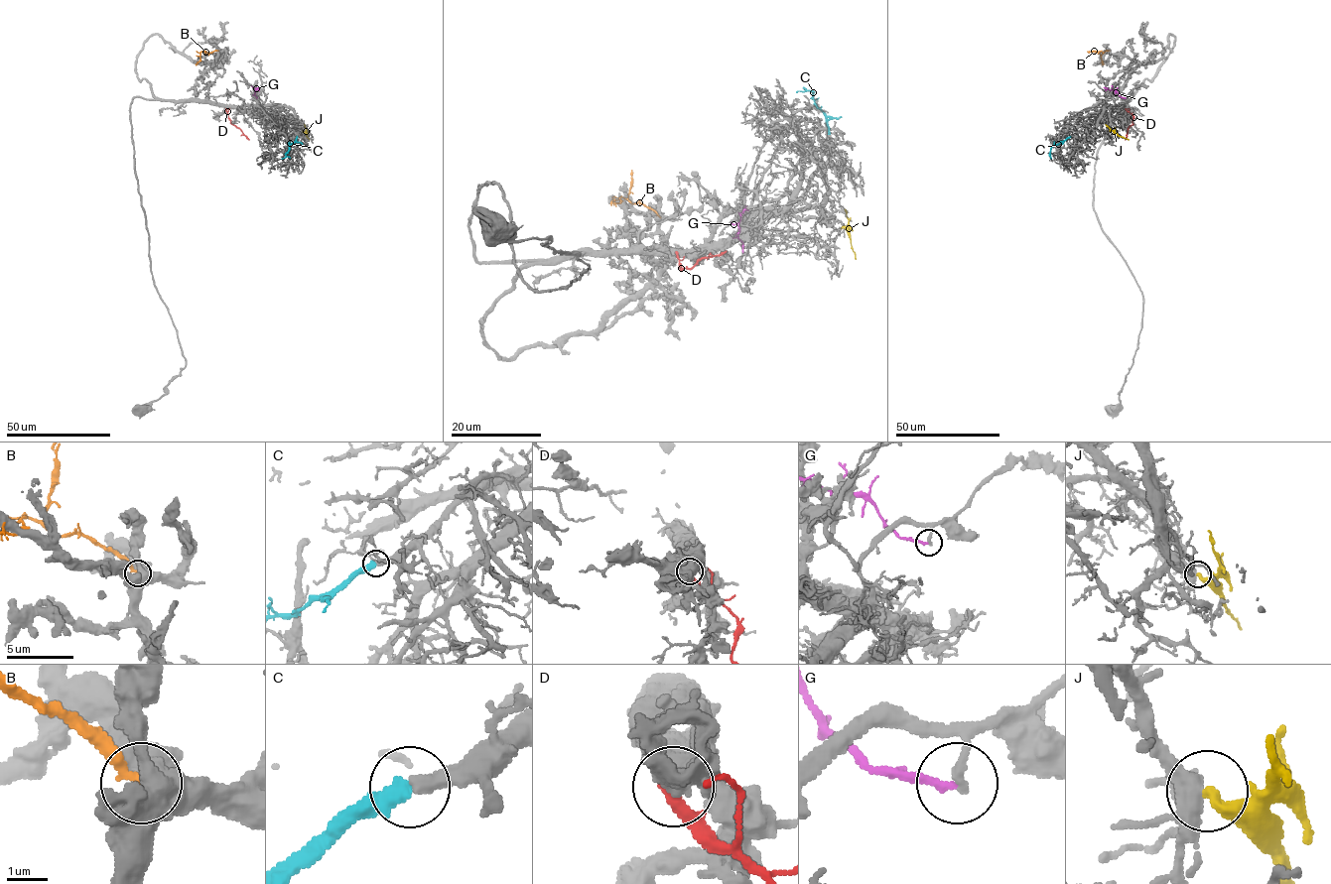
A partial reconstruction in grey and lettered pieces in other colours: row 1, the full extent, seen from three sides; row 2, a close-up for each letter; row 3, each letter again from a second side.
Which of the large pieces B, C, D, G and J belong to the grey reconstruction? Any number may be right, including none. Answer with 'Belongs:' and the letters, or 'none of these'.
Belongs: C, J

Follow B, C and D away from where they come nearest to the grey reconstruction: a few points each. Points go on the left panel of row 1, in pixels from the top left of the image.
B: (218, 51), (200, 52), (196, 65)
C: (297, 136), (281, 159)
D: (226, 108), (231, 123), (249, 140)

